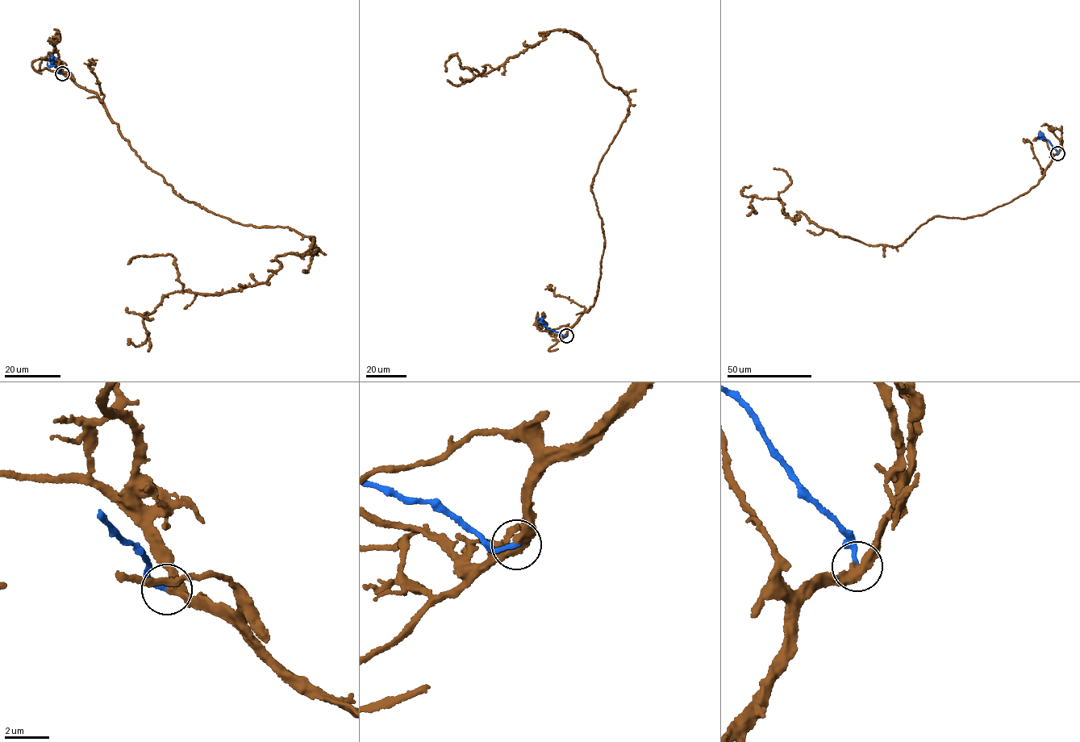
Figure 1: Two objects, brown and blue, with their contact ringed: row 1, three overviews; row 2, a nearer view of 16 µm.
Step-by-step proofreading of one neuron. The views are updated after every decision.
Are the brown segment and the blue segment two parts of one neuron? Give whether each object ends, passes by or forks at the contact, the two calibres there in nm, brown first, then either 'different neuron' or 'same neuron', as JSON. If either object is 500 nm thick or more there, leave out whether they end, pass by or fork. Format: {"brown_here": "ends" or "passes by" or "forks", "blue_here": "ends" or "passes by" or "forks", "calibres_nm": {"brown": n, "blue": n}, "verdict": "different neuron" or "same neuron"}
{"brown_here": "passes by", "blue_here": "ends", "calibres_nm": {"brown": 300, "blue": 220}, "verdict": "different neuron"}

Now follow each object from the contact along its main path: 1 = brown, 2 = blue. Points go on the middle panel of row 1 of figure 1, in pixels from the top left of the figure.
1: (566, 335), (597, 295), (592, 178), (629, 98), (562, 30), (460, 77)
2: (566, 335), (548, 329), (538, 318)

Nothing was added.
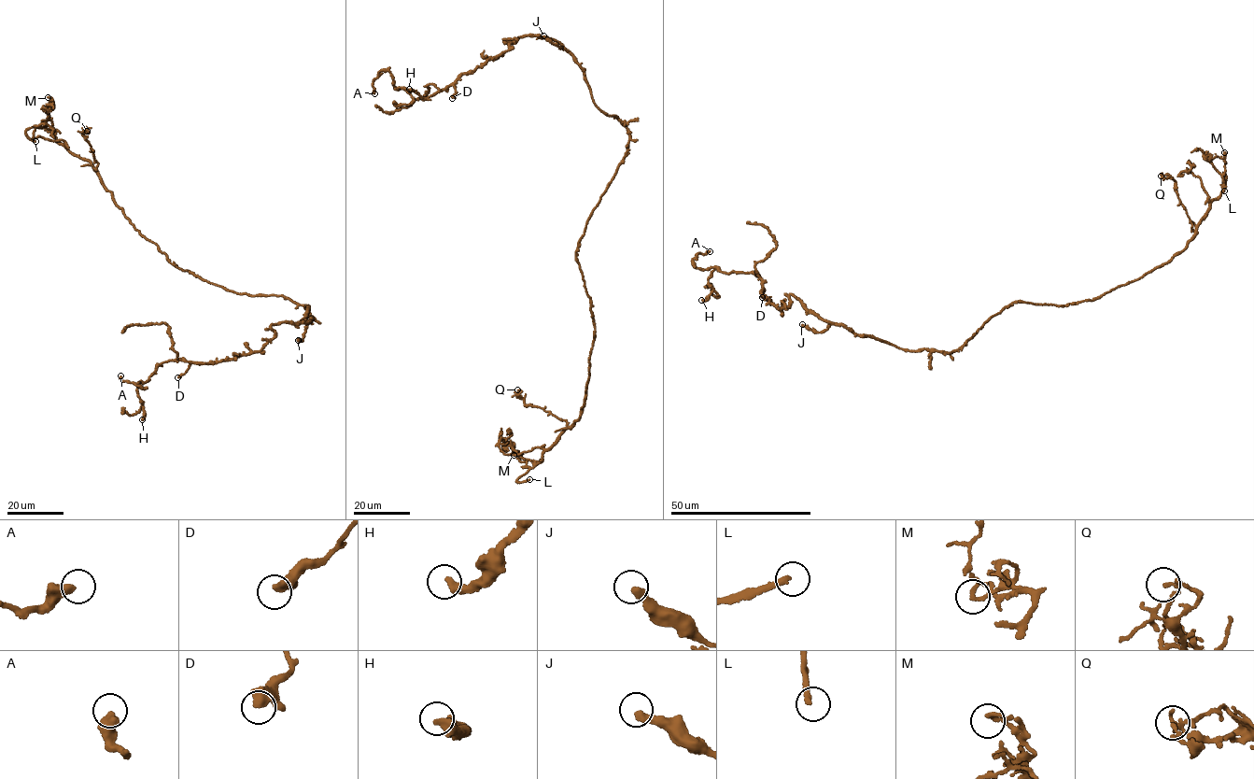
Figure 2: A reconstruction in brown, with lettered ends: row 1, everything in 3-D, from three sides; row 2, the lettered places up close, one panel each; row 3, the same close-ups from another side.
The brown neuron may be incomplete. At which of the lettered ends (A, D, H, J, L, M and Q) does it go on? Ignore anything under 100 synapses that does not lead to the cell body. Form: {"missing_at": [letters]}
{"missing_at": ["L"]}

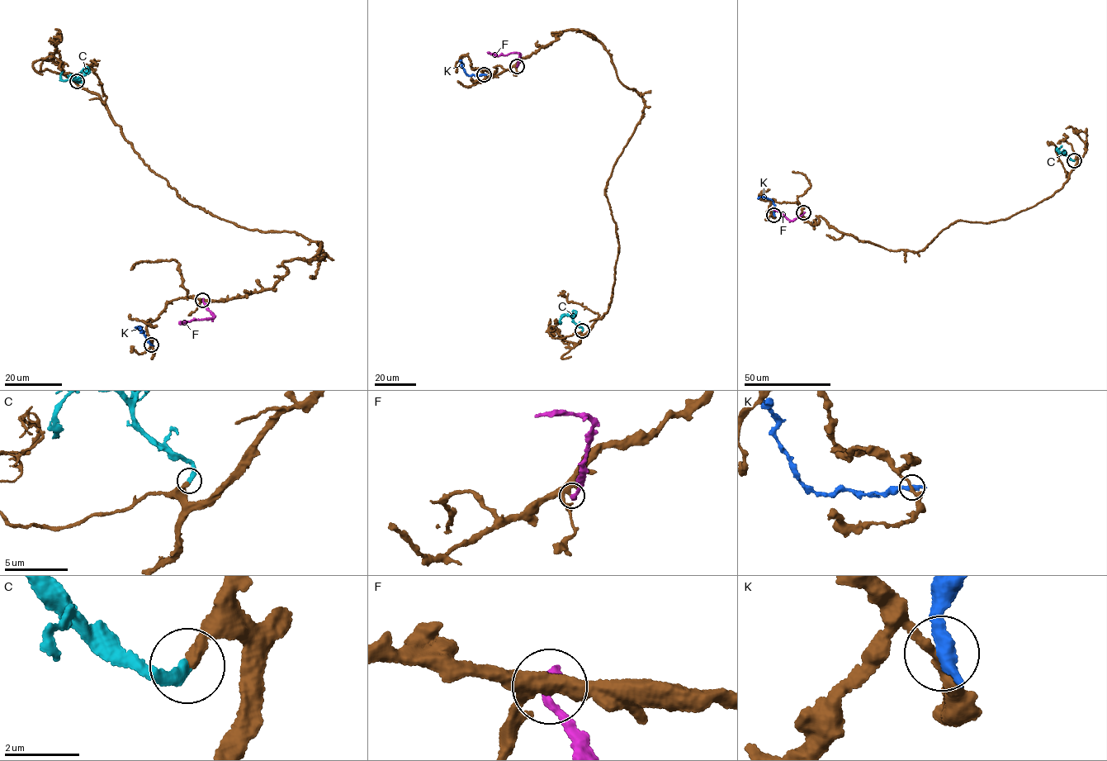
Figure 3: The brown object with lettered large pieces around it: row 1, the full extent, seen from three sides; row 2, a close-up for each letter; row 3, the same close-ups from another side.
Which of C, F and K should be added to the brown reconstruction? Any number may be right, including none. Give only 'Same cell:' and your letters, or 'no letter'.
Same cell: C

